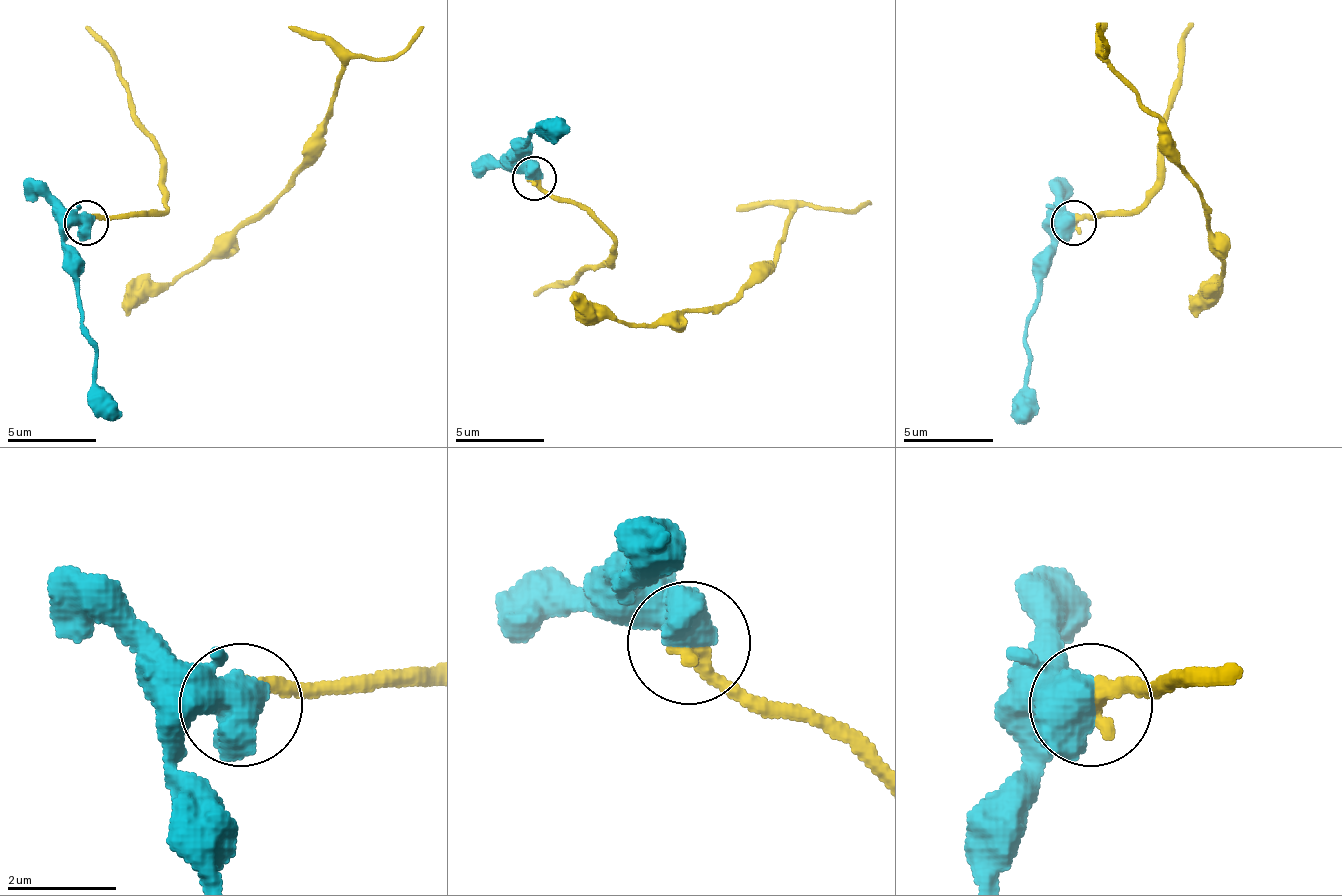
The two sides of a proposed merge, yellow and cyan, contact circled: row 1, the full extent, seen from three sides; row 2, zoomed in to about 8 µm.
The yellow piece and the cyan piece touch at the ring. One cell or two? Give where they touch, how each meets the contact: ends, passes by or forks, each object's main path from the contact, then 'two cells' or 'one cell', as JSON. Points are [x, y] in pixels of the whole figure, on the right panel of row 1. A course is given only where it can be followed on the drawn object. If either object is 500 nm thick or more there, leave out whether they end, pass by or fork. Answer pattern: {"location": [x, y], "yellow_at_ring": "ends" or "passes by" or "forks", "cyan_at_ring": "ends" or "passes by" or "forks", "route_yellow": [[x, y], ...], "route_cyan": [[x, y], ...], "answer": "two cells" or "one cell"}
{"location": [1073, 222], "route_yellow": [[1077, 224], [1131, 214], [1153, 196], [1212, 242], [1203, 196], [1140, 92], [1104, 56], [1095, 25]], "route_cyan": [[1072, 224], [1058, 233], [1031, 318], [1022, 422]], "answer": "one cell"}

